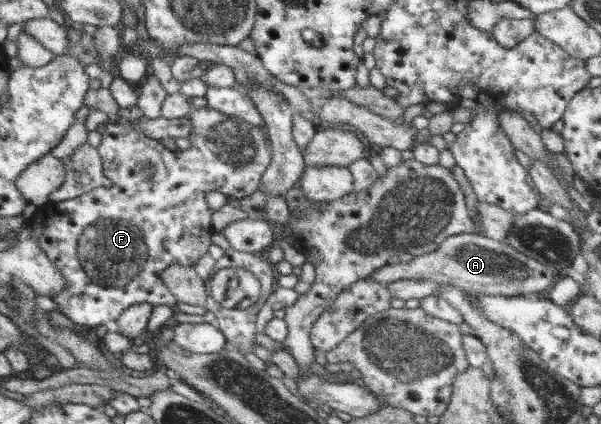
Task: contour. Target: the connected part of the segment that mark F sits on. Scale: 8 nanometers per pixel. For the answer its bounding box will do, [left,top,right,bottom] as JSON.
[27,106,273,330]

